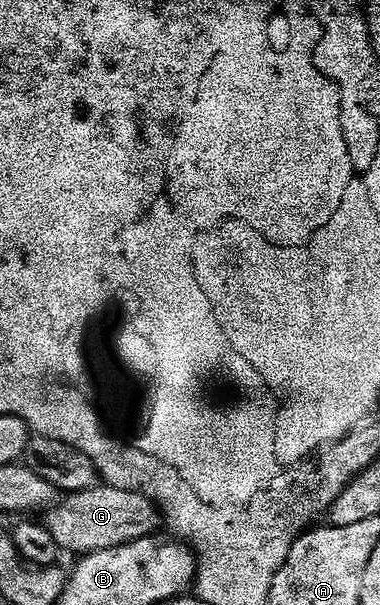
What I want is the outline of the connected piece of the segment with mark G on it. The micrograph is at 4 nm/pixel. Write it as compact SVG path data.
M105 484L92 490L81 490L79 494L67 493L45 511L44 518L45 528L52 532L52 540L56 540L59 551L71 550L77 556L120 548L141 538L149 538L158 524L160 526L160 510L152 500L143 494L121 491Z

